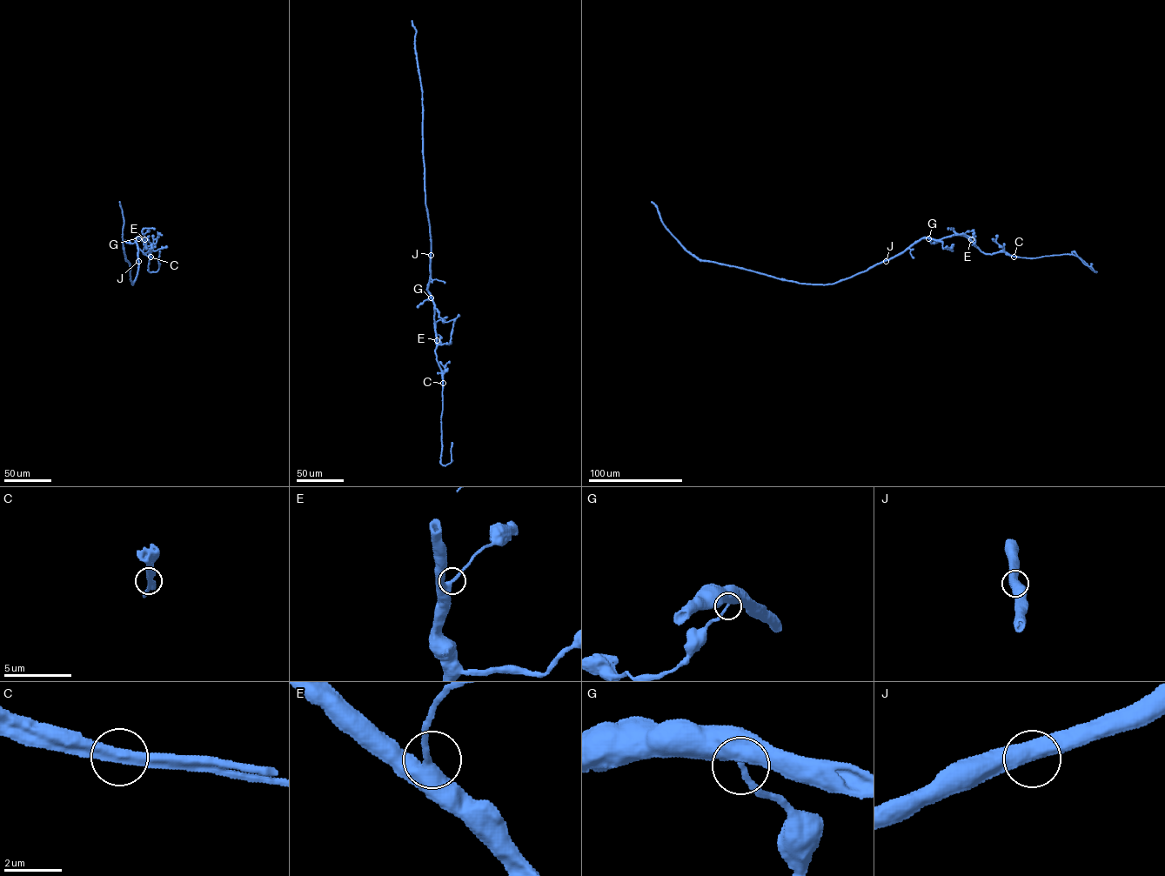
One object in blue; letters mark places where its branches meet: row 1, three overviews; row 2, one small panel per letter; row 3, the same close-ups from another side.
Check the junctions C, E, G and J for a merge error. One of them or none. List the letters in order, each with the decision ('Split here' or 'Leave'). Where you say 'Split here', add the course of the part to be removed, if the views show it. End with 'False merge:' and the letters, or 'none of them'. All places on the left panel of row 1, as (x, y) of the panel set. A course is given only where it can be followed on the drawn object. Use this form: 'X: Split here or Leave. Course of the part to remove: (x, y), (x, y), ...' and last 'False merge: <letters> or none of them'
C: Split here. Course of the part to remove: (150, 257), (148, 270), (156, 271), (159, 251)
E: Leave
G: Leave
J: Leave
False merge: C

